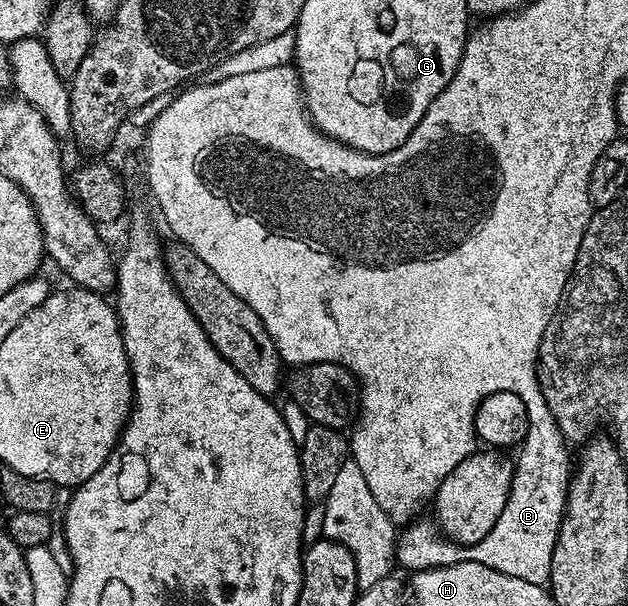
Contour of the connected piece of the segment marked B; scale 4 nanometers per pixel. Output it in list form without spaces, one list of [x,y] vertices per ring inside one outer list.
[[[538,369],[531,373],[531,394],[521,396],[521,400],[525,400],[529,428],[526,429],[525,440],[519,445],[519,454],[515,456],[513,484],[505,508],[493,531],[488,534],[491,538],[491,562],[486,562],[485,566],[531,584],[546,585],[551,577],[553,548],[563,522],[563,508],[573,466],[567,463],[569,446],[545,404],[545,396],[537,400],[535,394],[543,394],[539,387]]]

